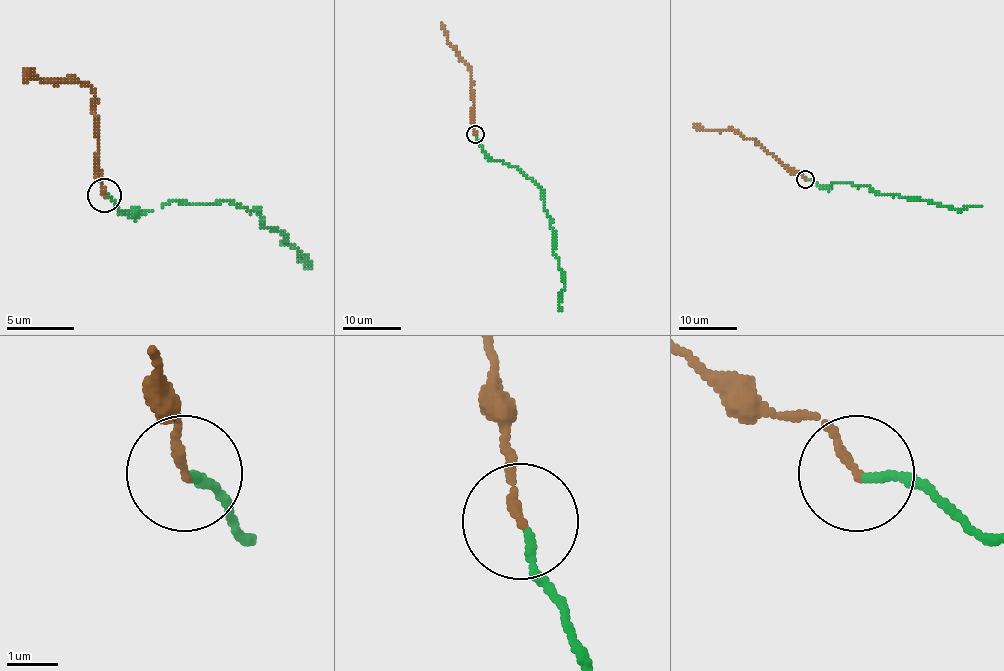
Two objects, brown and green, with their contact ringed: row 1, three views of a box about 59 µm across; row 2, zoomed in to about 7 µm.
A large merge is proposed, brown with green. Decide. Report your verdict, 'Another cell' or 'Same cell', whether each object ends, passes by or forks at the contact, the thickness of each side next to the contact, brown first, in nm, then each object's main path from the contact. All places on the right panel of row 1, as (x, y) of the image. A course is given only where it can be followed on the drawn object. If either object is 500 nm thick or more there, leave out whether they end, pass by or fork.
Same cell. At the ring brown ends. At the ring green ends. Thickness 160 nm (brown) against 150 nm. Course of brown: (804, 179), (800, 173), (791, 173), (753, 139), (734, 130), (712, 130), (694, 125). Course of green: (806, 179), (822, 186), (850, 182), (878, 192), (925, 199), (960, 210), (963, 207), (982, 207)

